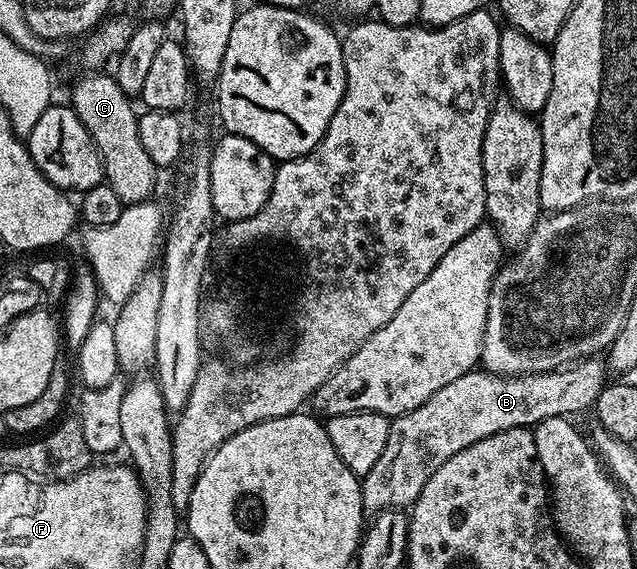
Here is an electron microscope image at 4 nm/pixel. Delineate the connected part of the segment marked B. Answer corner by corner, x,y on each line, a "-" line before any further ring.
590,357
538,375
496,375
474,369
463,377
455,377
451,385
443,385
419,409
411,409
390,422
387,445
379,461
361,479
362,508
369,513
412,508
419,493
423,493
423,485
431,481
431,473
447,457
467,449
467,445
507,429
532,429
547,417
577,417
580,411
588,412
606,387
605,375
606,364
600,358

